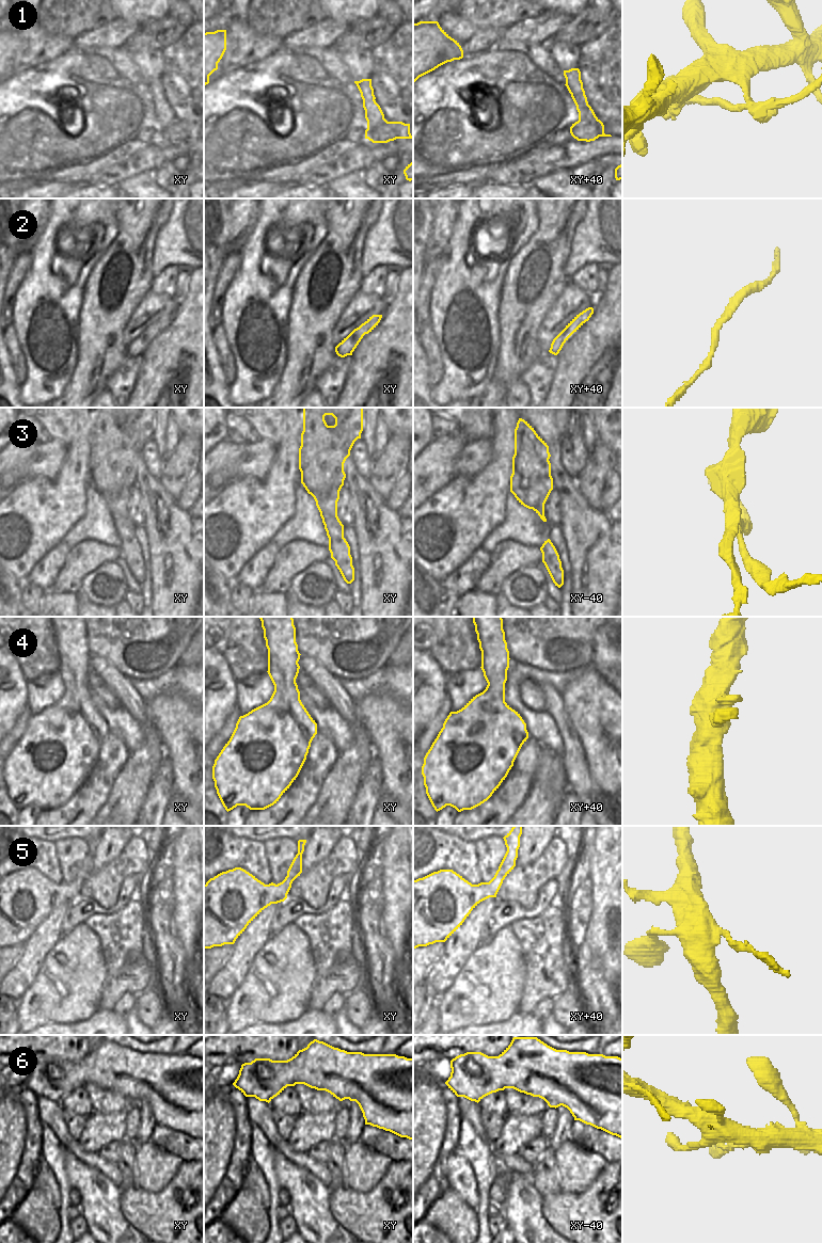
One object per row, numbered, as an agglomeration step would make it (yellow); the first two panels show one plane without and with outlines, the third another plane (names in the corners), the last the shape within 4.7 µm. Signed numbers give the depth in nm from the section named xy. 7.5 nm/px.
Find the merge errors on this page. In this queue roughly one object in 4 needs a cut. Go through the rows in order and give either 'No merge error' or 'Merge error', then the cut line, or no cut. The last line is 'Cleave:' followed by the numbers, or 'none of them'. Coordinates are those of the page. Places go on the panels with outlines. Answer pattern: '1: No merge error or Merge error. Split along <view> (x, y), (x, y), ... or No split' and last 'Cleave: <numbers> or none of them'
1: Merge error. Split along xy+40 (571, 93), (574, 93), (587, 105)
2: No merge error. No split
3: Merge error. Split along xy (343, 536), (329, 541)
4: No merge error. No split
5: Merge error. Split along xy+40 (499, 869), (499, 876), (503, 879)
6: No merge error. No split
Cleave: 1, 3, 5.

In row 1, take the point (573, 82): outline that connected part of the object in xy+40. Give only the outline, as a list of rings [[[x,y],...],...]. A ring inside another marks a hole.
[[[571,68],[569,70],[564,70],[564,76],[566,78],[566,86],[570,94],[575,94],[581,97],[581,99],[588,105],[585,91],[583,89],[583,82],[581,80],[581,71],[579,68]]]

